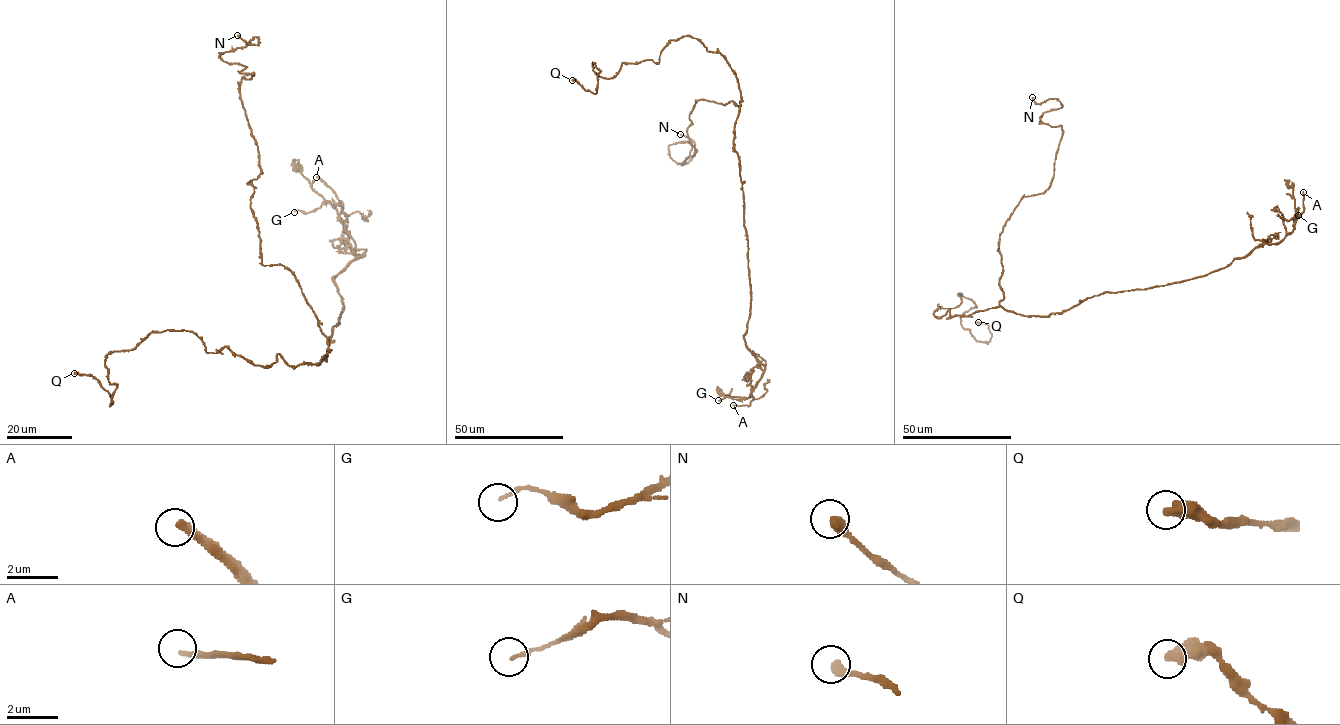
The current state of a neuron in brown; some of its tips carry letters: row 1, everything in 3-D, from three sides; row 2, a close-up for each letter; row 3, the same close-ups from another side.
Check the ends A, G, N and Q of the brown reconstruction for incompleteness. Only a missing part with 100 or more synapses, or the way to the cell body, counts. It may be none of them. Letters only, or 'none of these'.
A

